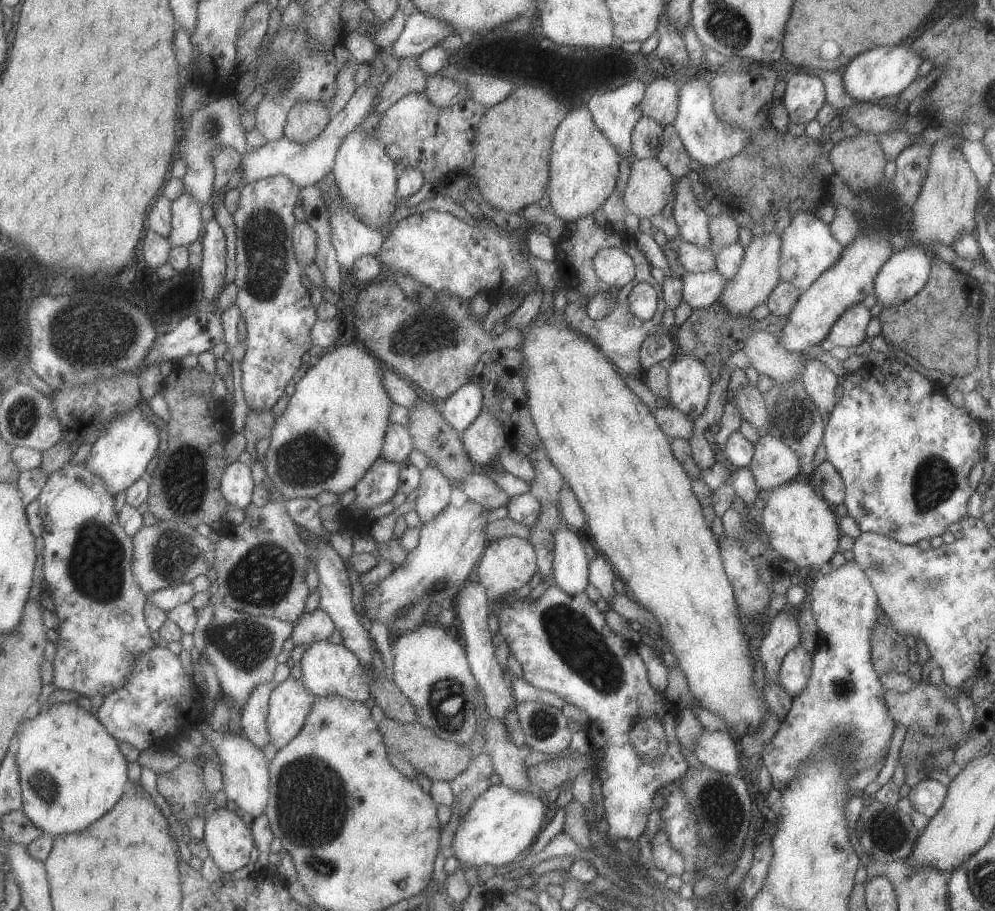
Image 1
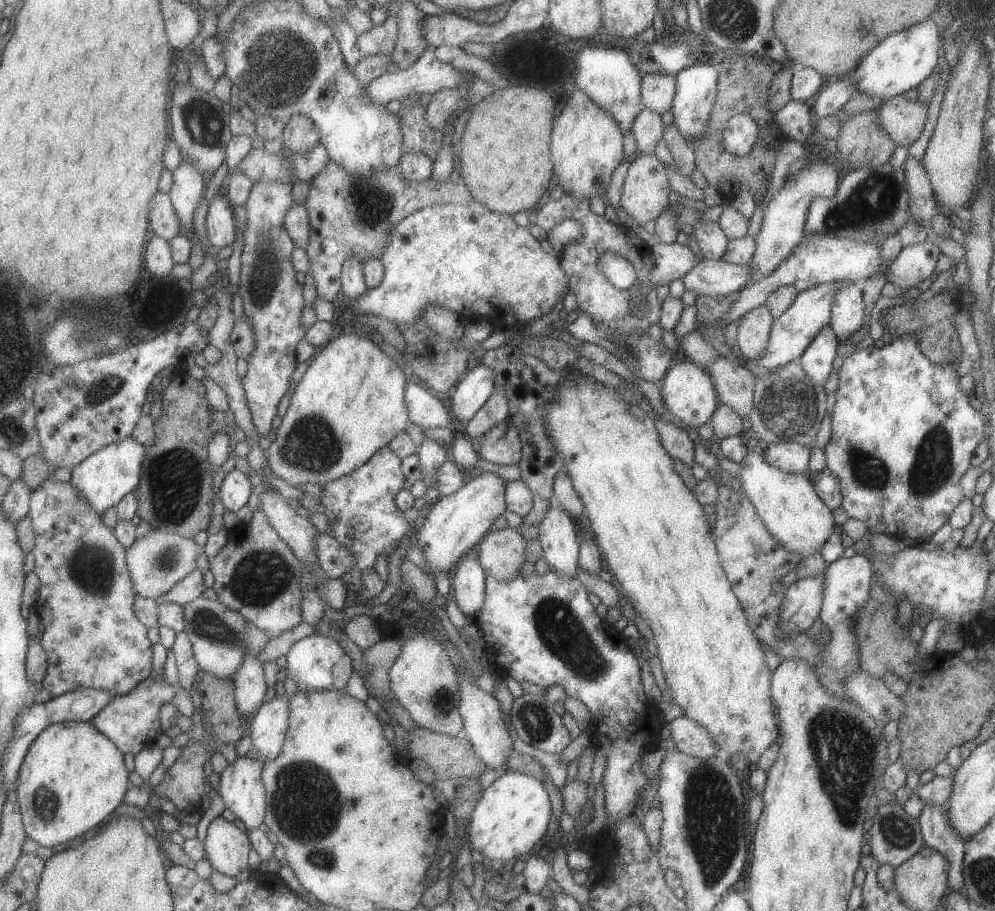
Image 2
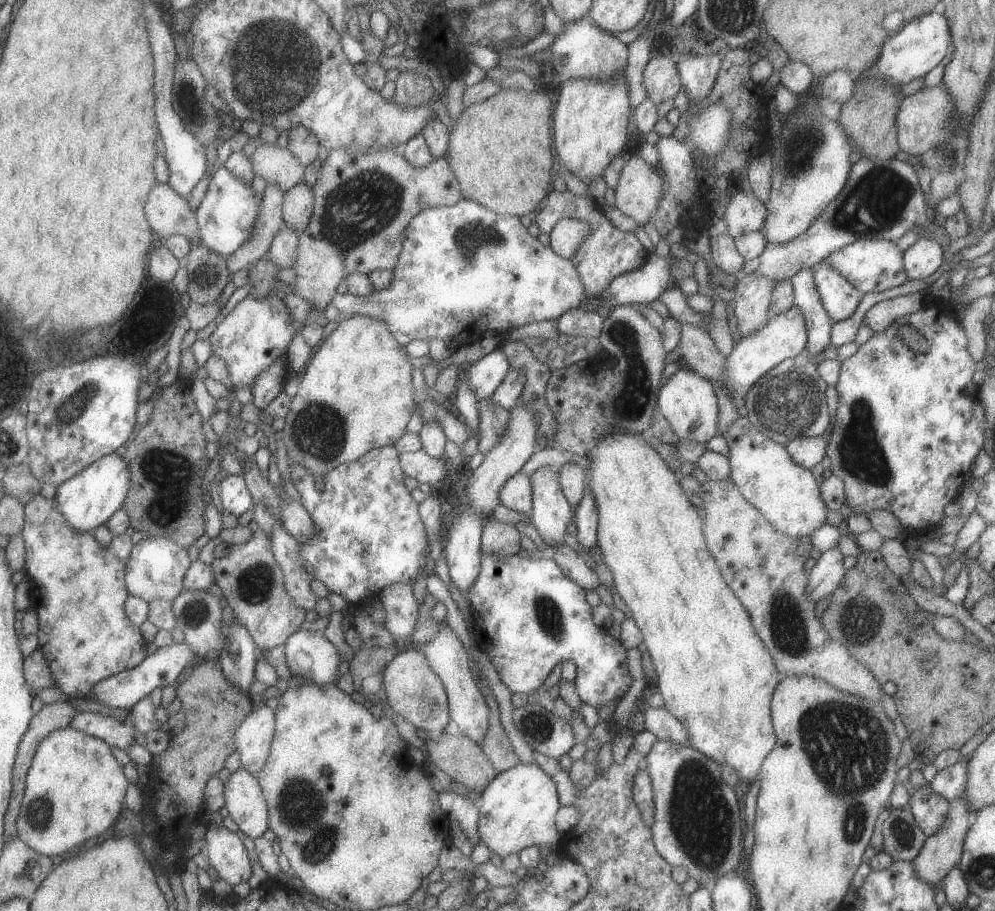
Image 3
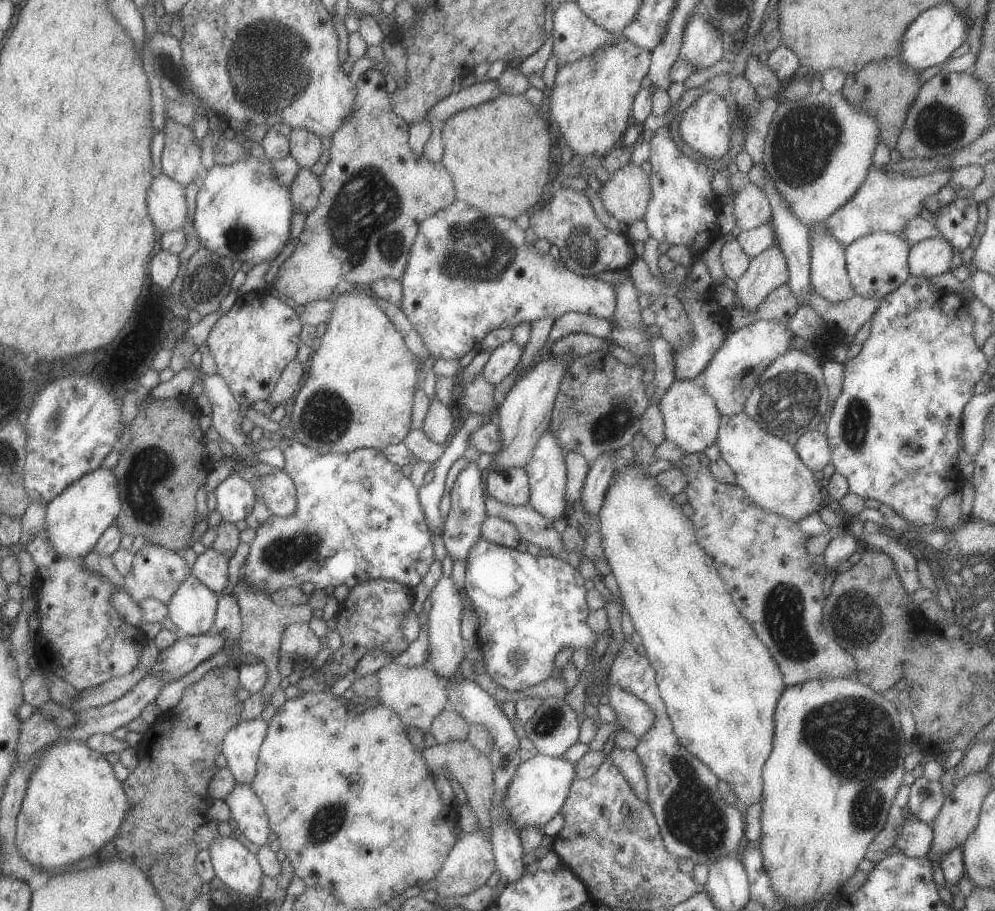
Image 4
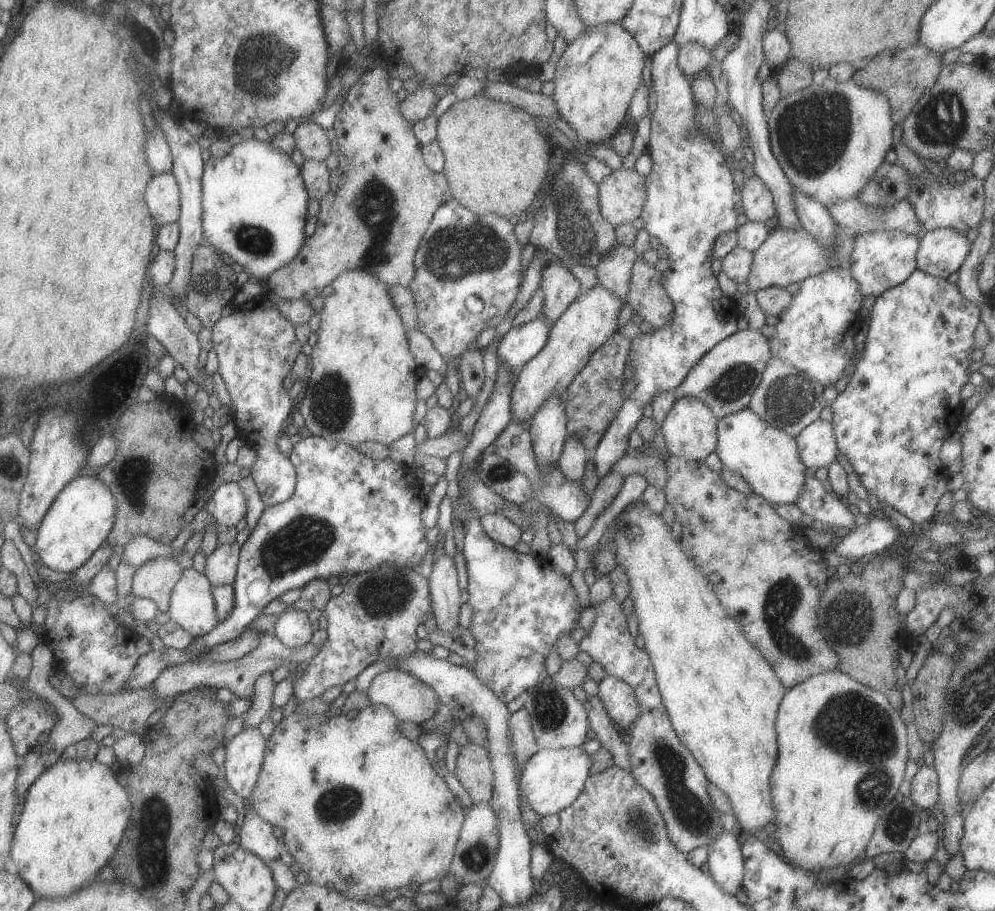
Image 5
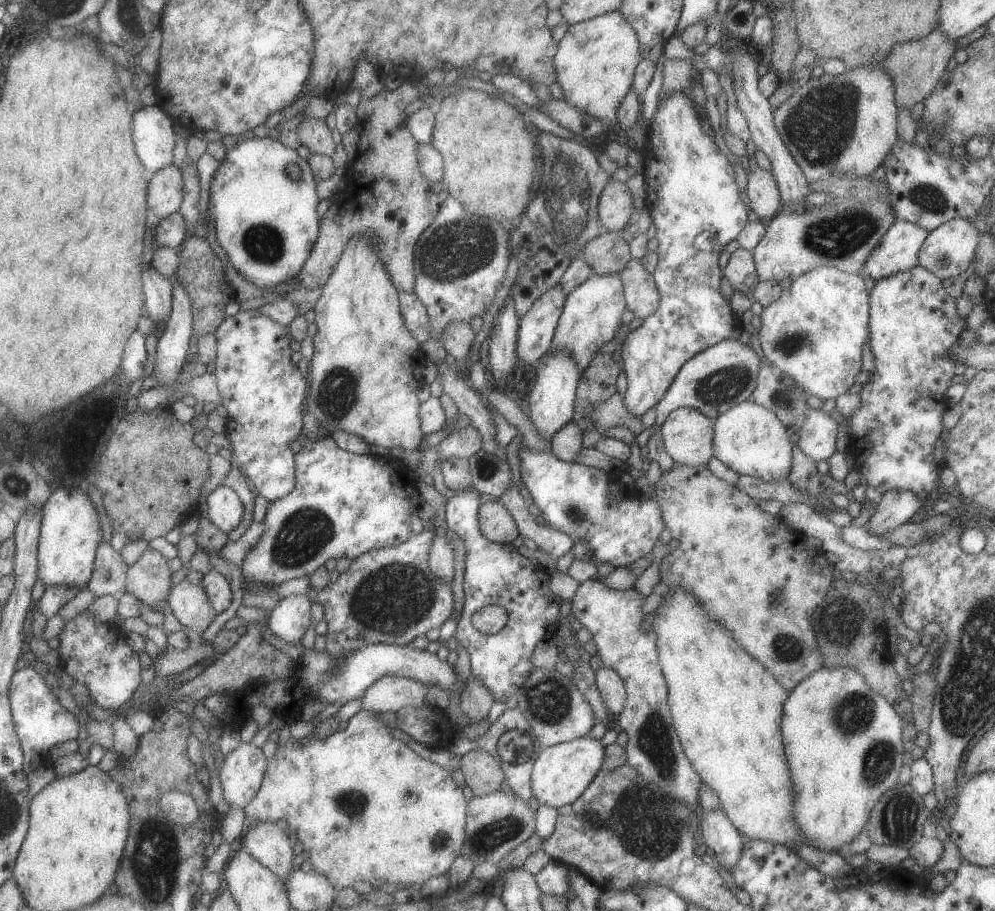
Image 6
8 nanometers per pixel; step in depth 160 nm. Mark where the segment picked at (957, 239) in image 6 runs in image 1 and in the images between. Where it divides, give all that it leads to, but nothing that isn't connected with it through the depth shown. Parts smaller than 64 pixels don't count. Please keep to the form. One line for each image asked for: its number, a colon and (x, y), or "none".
1: (904, 273)
2: (913, 263)
3: (924, 256)
4: (930, 257)
5: (940, 251)

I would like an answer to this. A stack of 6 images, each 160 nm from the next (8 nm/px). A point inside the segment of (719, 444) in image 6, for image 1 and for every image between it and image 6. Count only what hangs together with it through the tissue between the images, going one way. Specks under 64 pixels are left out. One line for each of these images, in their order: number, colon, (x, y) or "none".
1: (800, 525)
2: (792, 513)
3: (788, 496)
4: (767, 468)
5: (767, 458)

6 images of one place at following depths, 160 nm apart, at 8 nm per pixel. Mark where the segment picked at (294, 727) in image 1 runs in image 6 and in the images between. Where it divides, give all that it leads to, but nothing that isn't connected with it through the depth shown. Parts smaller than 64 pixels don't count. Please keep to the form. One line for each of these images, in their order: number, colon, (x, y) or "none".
2: (267, 728)
3: (252, 739)
4: (241, 744)
5: (244, 752)
6: (243, 768)

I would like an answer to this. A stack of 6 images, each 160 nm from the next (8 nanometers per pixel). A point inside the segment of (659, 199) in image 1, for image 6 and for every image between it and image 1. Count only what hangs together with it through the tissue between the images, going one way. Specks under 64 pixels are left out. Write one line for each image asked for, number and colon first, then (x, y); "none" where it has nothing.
2: (644, 194)
3: (638, 191)
4: (625, 196)
5: (621, 194)
6: (614, 207)

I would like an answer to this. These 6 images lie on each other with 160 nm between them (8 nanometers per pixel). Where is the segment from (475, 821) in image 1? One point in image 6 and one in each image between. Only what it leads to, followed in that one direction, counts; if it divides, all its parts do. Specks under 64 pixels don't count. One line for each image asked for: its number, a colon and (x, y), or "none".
2: (511, 815)
3: (517, 809)
4: (536, 791)
5: (549, 780)
6: (560, 772)

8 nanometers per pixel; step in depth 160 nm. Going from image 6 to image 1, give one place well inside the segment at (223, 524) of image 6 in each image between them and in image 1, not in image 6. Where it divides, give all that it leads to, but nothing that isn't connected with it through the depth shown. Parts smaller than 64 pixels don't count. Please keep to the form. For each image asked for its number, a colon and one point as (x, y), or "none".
1: (236, 484)
2: (234, 491)
3: (235, 498)
4: (235, 497)
5: (227, 506)

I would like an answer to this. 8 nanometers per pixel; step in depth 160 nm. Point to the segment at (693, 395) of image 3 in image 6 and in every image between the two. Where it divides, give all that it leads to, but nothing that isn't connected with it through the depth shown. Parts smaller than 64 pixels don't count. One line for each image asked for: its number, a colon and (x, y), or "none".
4: (691, 419)
5: (689, 428)
6: (686, 435)

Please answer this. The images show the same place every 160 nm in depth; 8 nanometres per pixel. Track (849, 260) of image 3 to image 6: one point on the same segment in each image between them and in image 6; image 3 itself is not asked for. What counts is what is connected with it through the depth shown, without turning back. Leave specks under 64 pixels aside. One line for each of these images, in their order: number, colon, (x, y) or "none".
4: (876, 264)
5: (879, 260)
6: (897, 251)

